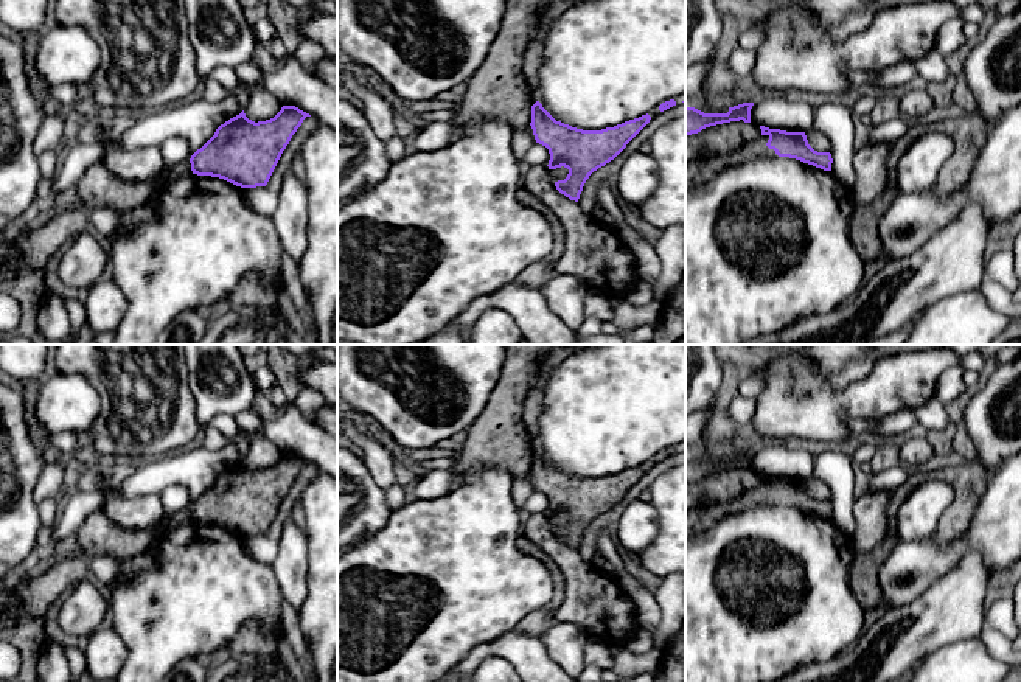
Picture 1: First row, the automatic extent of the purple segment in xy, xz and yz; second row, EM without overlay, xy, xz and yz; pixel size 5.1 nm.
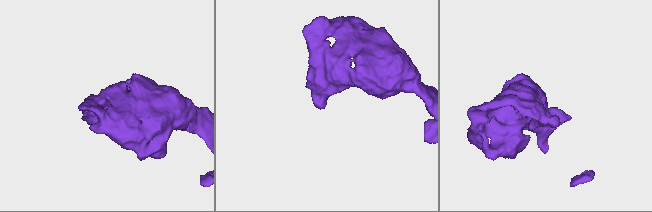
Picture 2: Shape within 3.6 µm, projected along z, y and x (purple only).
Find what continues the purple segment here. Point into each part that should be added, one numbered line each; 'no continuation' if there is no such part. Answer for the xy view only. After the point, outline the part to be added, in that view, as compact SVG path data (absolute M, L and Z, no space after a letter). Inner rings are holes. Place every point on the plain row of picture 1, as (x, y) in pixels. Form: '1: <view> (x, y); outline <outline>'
no continuation

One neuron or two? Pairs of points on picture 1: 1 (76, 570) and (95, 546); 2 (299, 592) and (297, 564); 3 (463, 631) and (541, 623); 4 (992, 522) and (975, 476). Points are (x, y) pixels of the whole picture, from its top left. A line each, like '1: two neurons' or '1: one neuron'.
1: two neurons
2: one neuron
3: two neurons
4: two neurons

